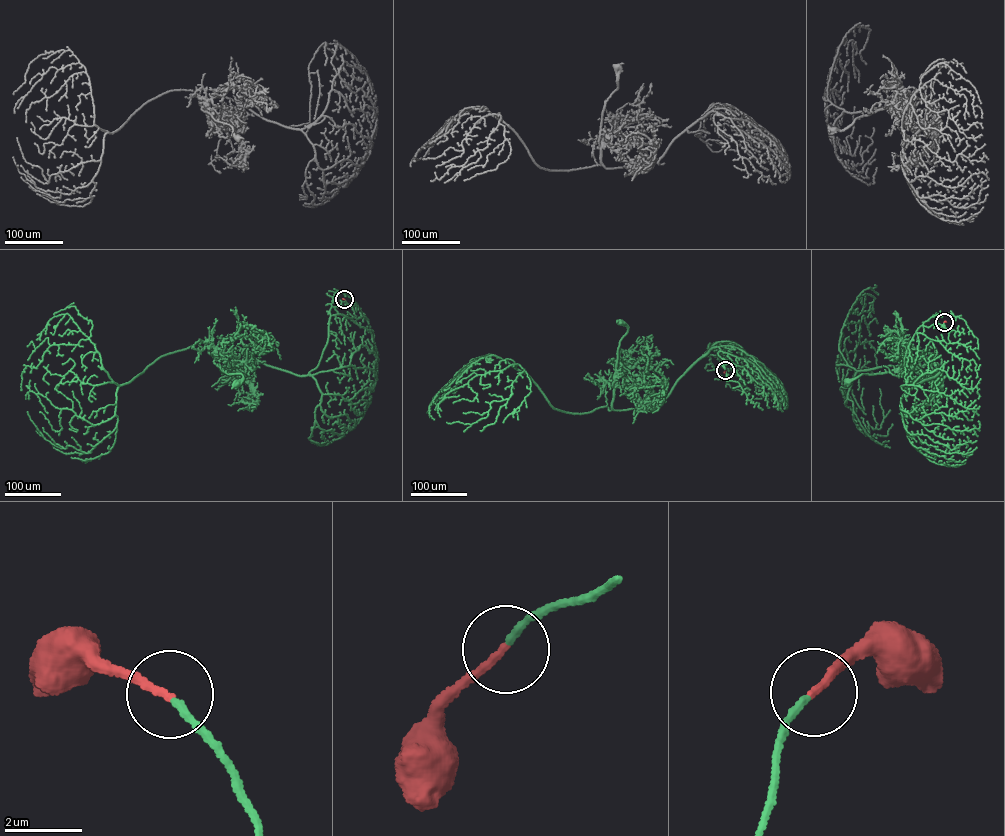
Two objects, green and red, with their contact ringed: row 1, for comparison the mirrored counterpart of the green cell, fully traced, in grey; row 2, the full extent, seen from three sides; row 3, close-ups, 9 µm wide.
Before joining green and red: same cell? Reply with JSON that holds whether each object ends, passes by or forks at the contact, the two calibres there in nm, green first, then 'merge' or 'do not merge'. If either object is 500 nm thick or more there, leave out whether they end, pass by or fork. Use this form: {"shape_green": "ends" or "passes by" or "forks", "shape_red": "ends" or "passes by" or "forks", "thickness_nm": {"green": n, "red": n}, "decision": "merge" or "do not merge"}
{"shape_green": "ends", "shape_red": "ends", "thickness_nm": {"green": 190, "red": 220}, "decision": "merge"}

